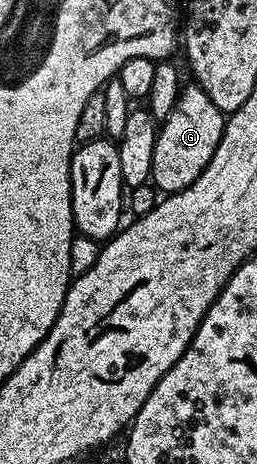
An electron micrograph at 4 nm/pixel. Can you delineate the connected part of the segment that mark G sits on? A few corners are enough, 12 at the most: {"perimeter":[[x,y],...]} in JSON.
{"perimeter":[[182,86],[157,132],[151,176],[161,193],[207,169],[226,112]]}

